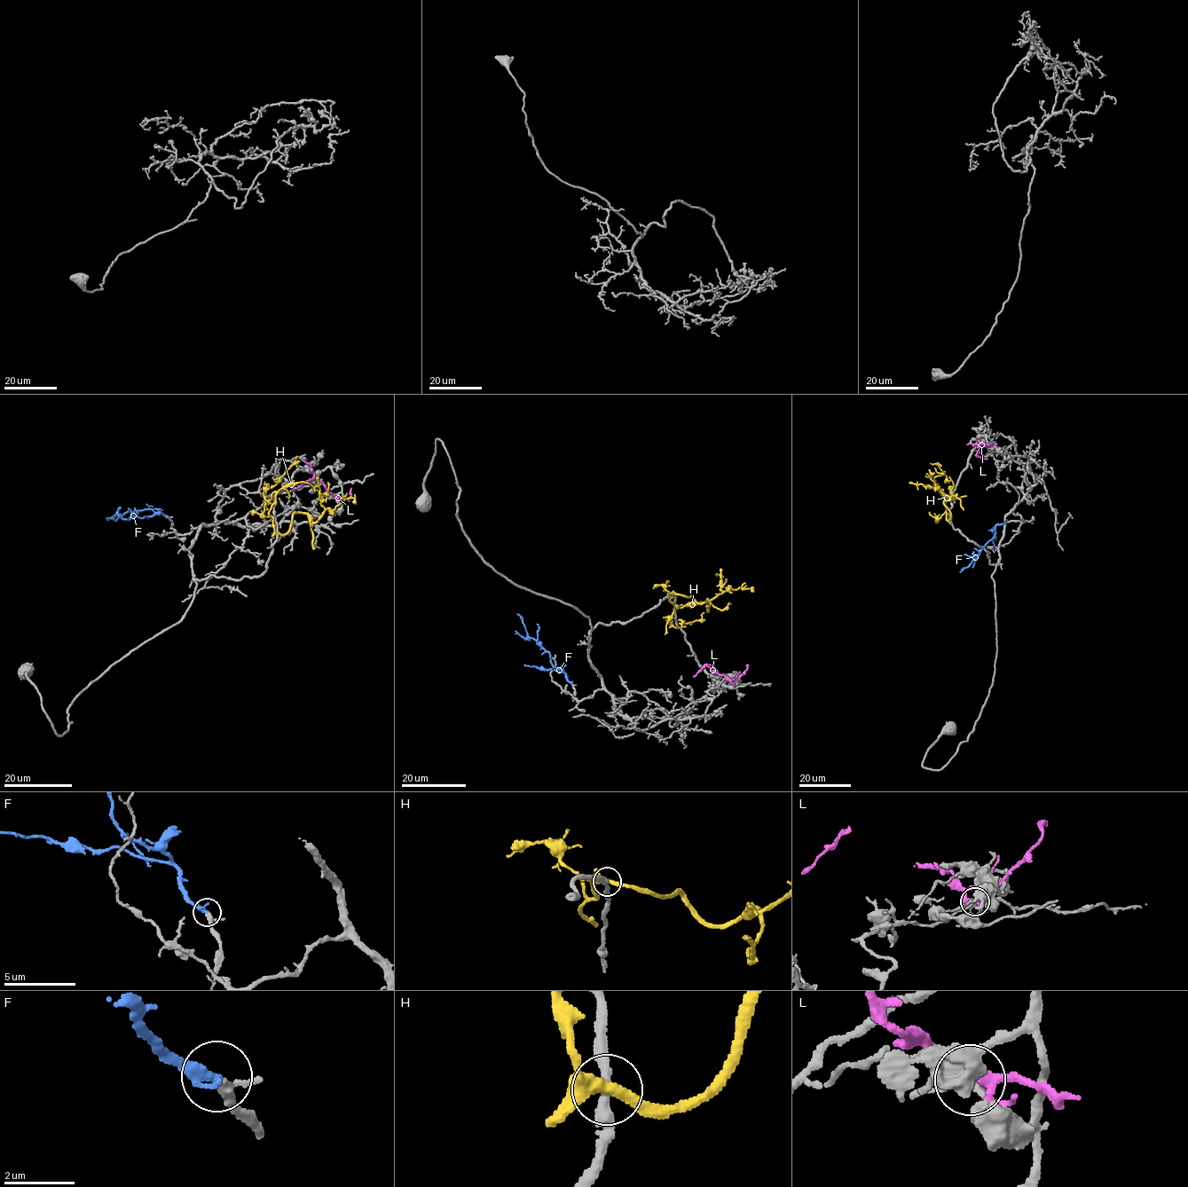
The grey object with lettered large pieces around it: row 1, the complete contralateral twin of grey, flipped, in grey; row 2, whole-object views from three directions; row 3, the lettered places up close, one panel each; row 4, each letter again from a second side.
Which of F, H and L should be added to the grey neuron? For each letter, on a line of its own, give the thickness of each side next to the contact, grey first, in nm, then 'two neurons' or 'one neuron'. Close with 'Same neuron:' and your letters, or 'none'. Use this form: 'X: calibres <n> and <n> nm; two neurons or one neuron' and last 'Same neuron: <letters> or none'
F: calibres 220 and 220 nm; one neuron
H: calibres 300 and 320 nm; two neurons
L: calibres 180 and 240 nm; two neurons
Same neuron: F

